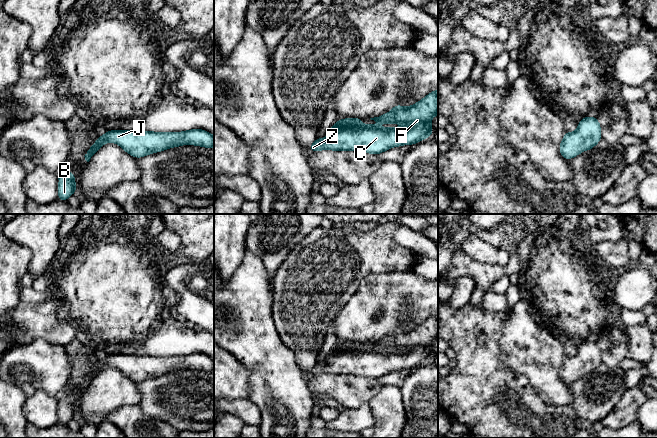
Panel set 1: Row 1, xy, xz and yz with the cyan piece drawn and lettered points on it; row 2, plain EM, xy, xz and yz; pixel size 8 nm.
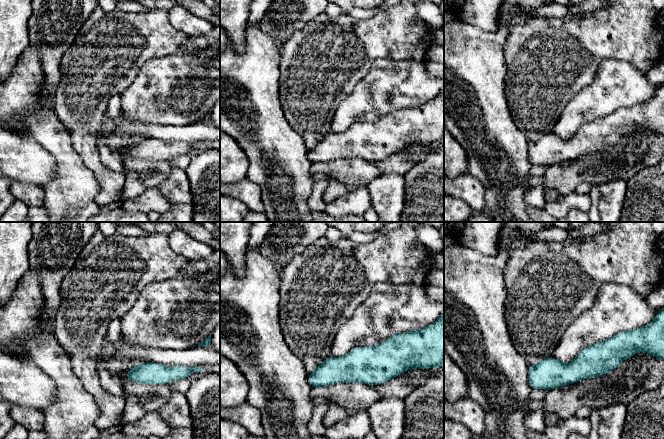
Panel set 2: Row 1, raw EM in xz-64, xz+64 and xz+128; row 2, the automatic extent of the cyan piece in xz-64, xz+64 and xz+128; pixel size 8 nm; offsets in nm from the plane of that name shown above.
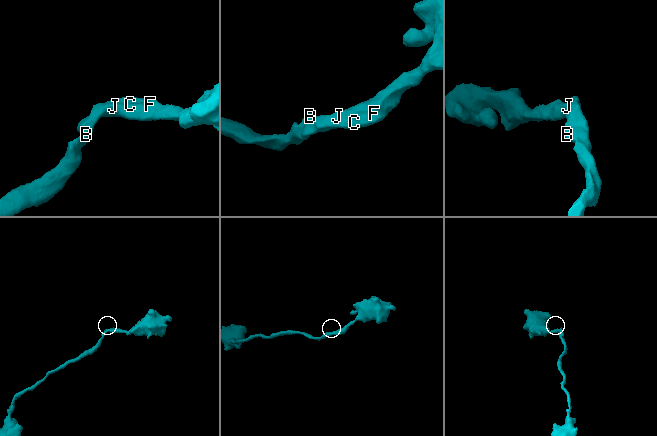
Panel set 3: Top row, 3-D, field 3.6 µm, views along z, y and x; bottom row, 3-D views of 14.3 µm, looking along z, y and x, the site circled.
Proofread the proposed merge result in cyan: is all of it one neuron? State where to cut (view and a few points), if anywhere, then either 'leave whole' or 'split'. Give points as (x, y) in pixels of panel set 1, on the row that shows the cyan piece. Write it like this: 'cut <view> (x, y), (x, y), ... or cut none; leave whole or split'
cut none; leave whole

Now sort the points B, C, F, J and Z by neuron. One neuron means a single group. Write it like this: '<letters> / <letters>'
B C F J Z

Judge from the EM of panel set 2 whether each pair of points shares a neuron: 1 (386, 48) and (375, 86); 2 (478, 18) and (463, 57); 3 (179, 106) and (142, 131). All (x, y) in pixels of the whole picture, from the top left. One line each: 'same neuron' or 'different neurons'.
1: different neurons
2: different neurons
3: different neurons

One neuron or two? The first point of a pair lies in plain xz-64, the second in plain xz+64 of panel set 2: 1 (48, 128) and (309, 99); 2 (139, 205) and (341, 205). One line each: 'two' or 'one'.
1: two
2: one

